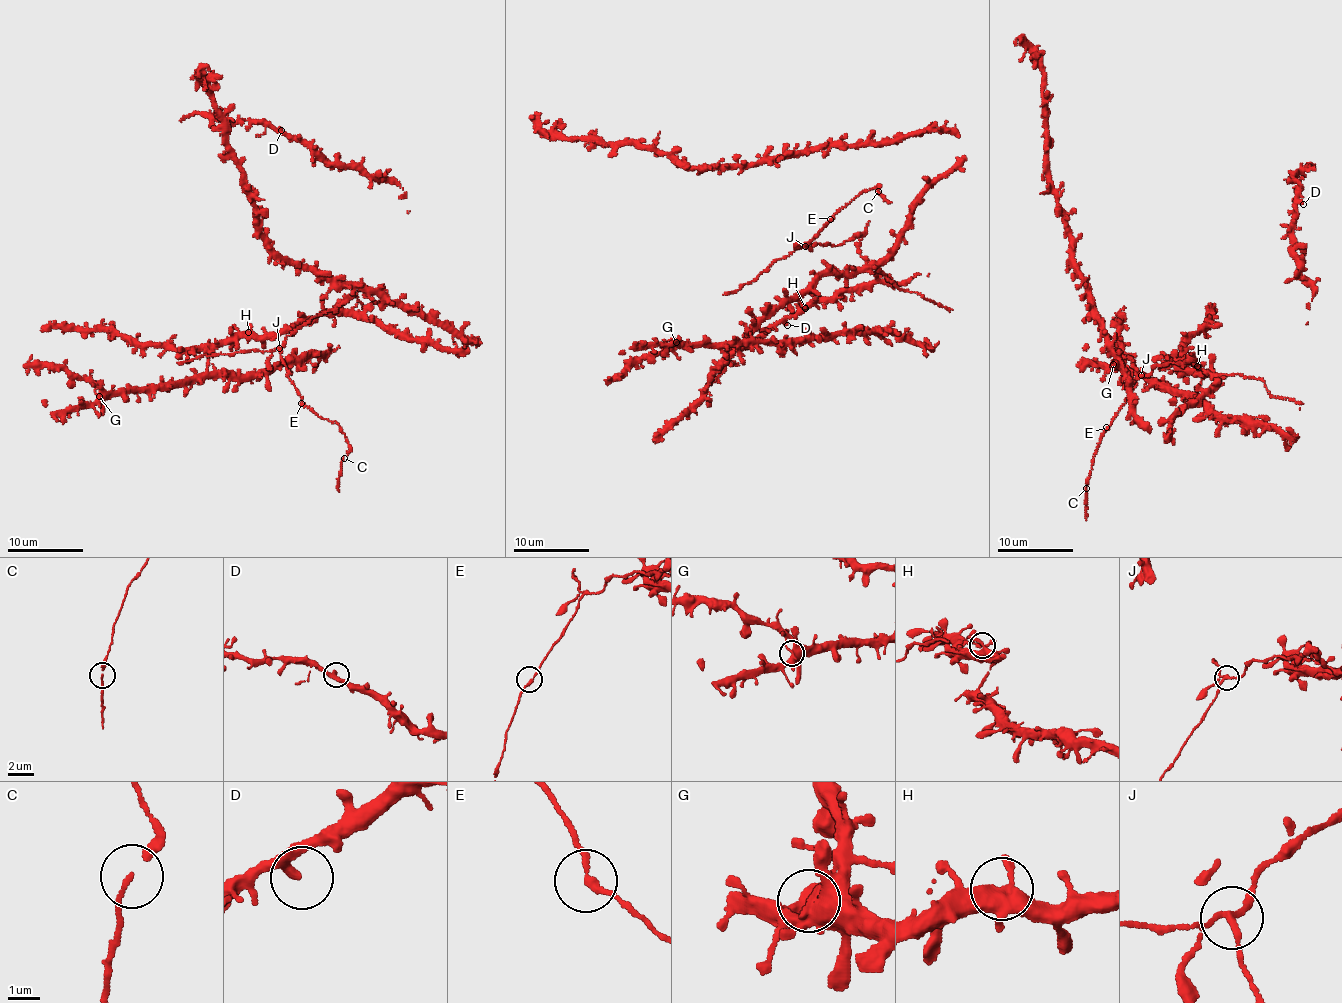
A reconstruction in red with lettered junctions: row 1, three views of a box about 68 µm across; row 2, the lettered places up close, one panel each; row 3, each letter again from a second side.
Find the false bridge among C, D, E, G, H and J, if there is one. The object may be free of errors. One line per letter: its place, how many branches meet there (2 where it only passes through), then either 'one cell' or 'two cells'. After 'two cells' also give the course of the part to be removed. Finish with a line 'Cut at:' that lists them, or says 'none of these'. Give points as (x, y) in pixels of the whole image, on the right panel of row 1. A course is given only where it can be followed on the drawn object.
C: (1086, 488) | 2 | one cell
D: (1303, 204) | 2 | one cell
E: (1106, 427) | 2 | one cell
G: (1113, 364) | 3 | one cell
H: (1197, 366) | 1 | one cell
J: (1141, 375) | 3 | two cells | (1140, 375), (1157, 366), (1184, 365), (1191, 360), (1204, 371), (1254, 377), (1272, 395), (1300, 404), (1300, 410)
Cut at: J

